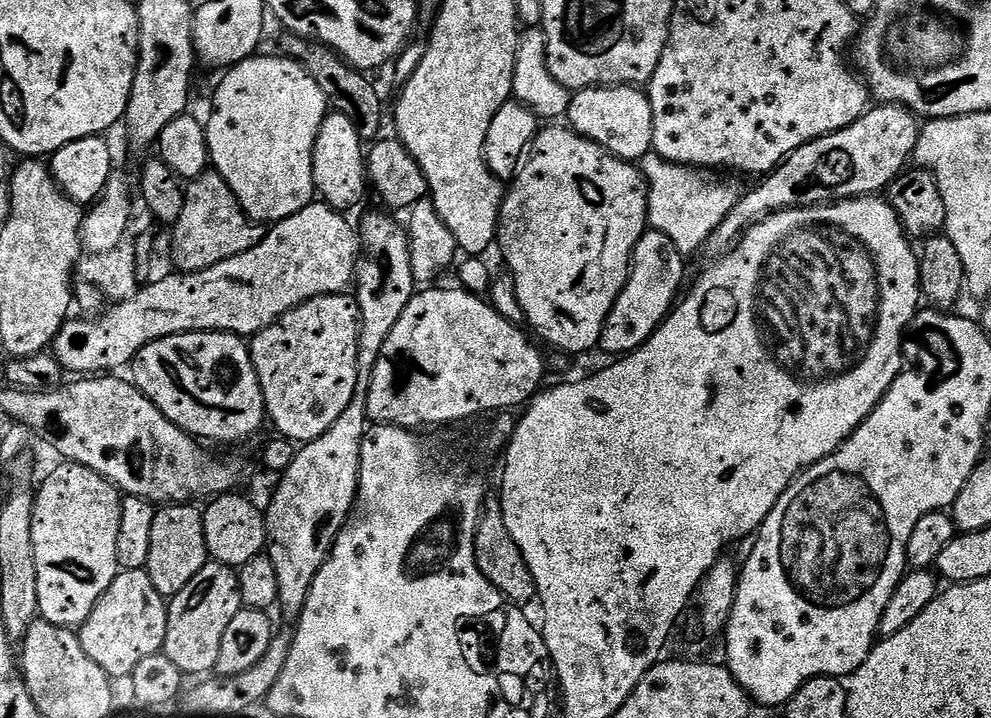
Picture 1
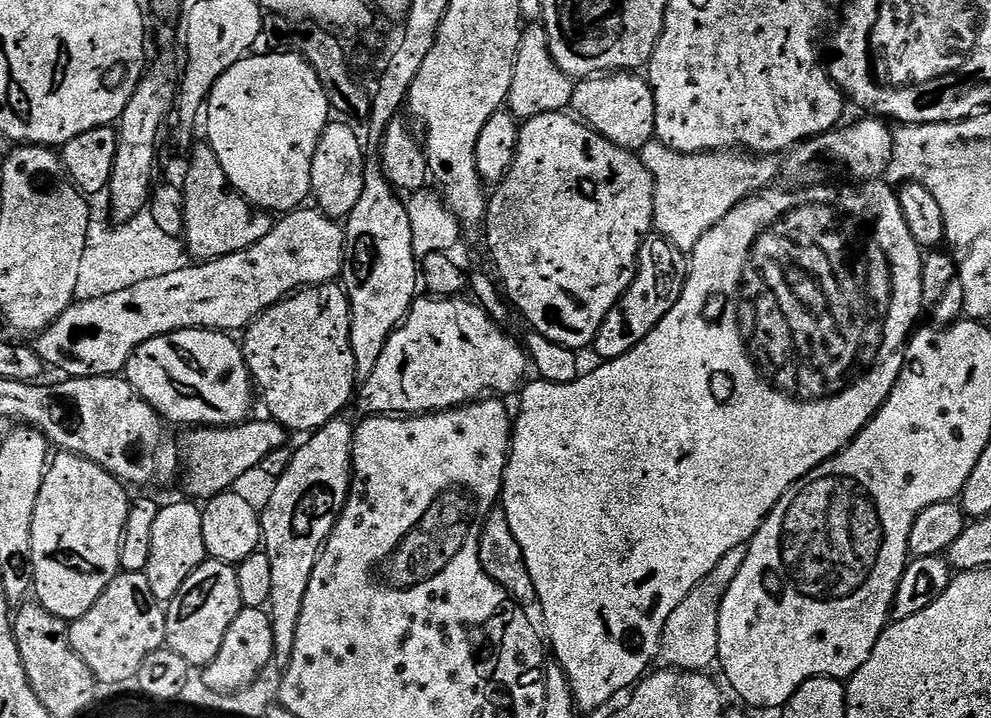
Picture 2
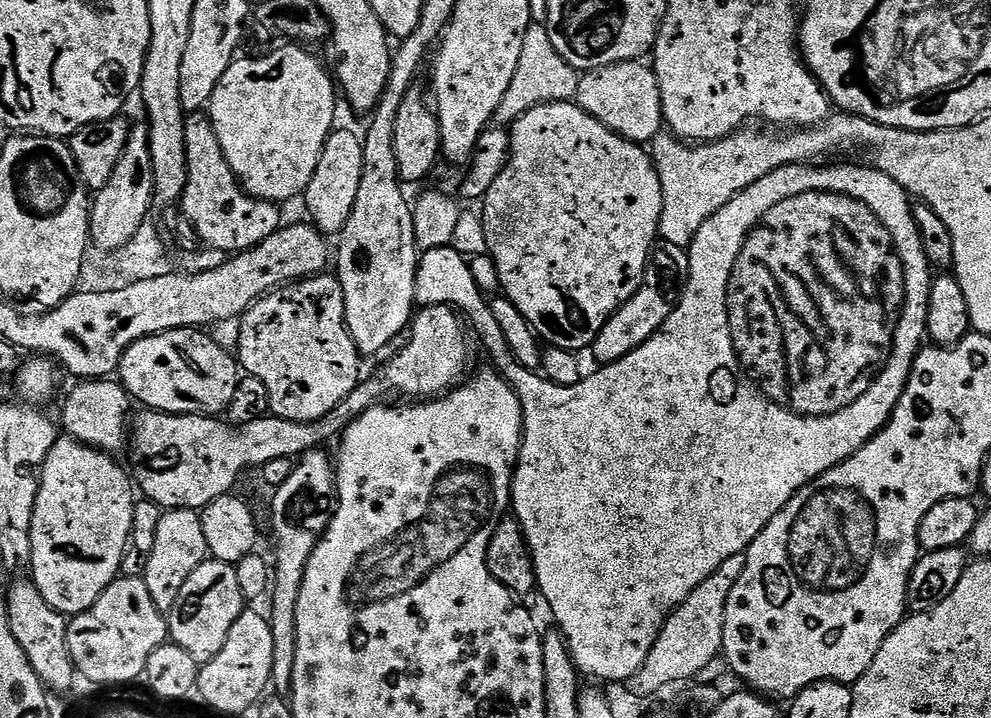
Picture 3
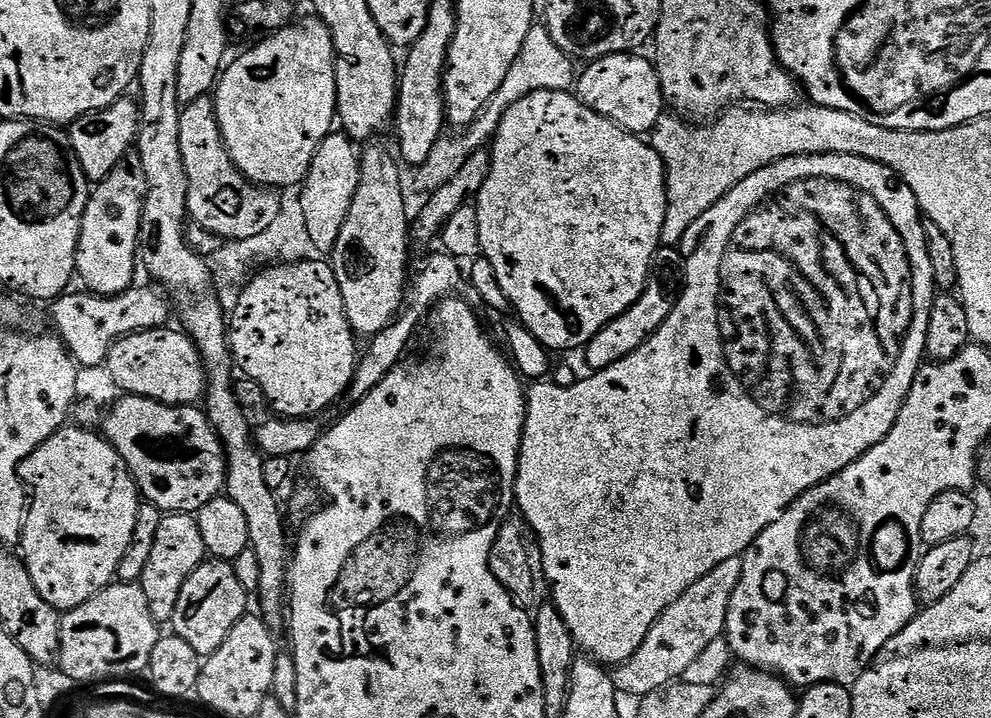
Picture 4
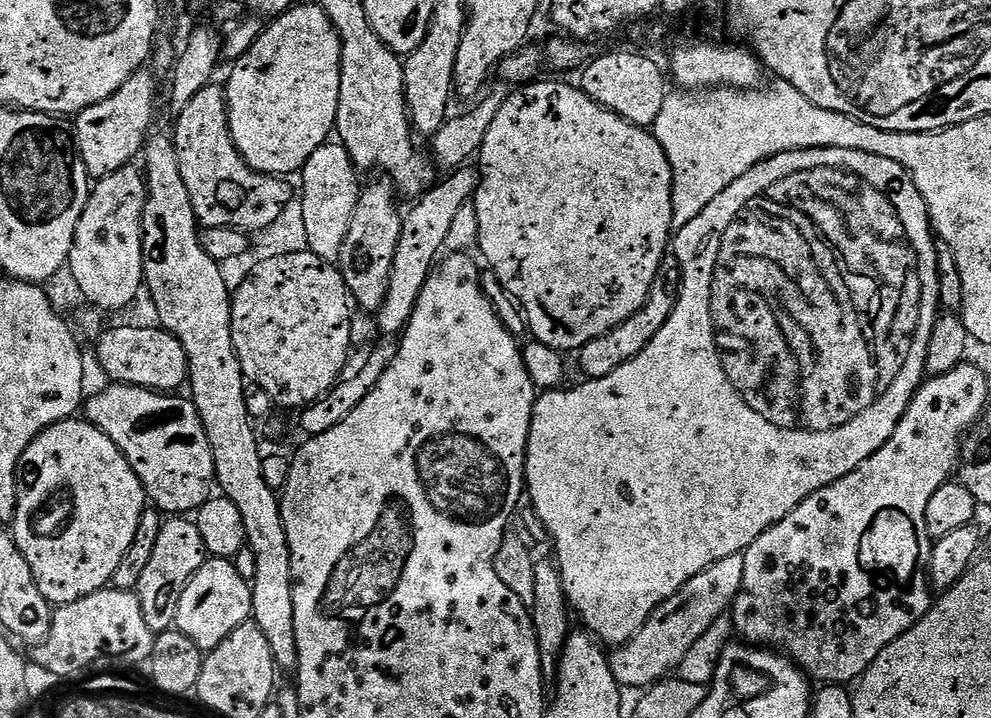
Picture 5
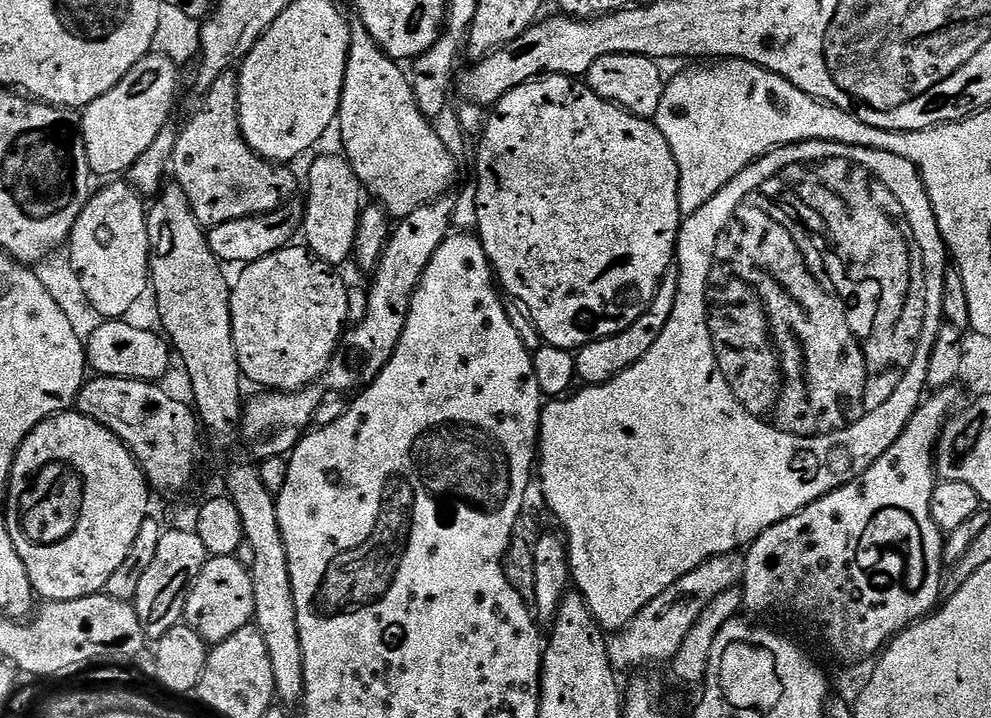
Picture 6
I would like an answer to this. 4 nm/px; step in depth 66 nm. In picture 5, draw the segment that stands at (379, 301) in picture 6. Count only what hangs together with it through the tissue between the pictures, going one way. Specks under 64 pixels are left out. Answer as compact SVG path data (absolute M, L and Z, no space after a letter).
M463 166L449 171L413 203L416 205L409 212L407 209L403 213L402 234L398 238L398 250L394 250L394 266L389 278L388 292L378 309L380 328L385 337L395 337L403 333L414 314L414 306L422 294L422 286L426 286L428 275L432 273L438 257L445 251L446 234L449 233L453 219L462 205L475 197L476 187L480 184L480 173L475 167L470 167Z

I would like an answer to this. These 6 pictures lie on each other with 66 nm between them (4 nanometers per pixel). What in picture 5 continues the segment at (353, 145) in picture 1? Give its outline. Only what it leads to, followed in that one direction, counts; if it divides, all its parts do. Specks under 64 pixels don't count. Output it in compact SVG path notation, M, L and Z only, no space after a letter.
M329 142L318 146L314 154L304 163L298 179L304 183L304 193L299 193L303 217L306 222L308 241L307 251L318 258L339 261L342 242L346 242L346 234L350 231L350 218L354 218L354 206L358 206L358 198L362 191L361 173L350 154L339 142Z

